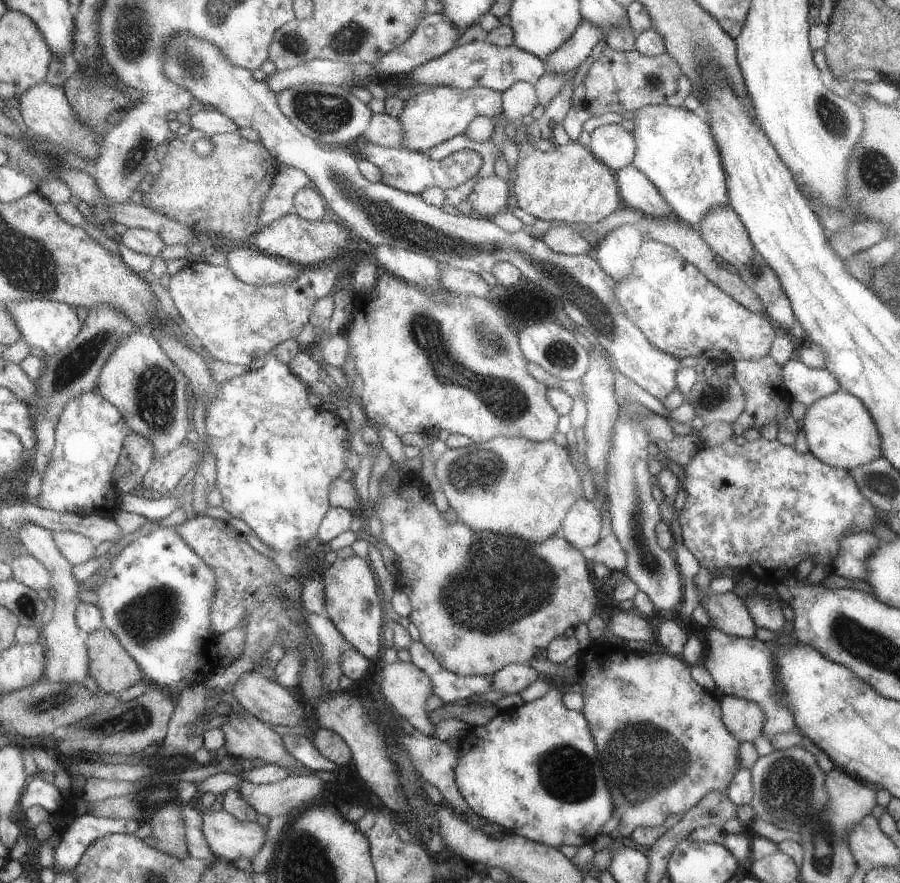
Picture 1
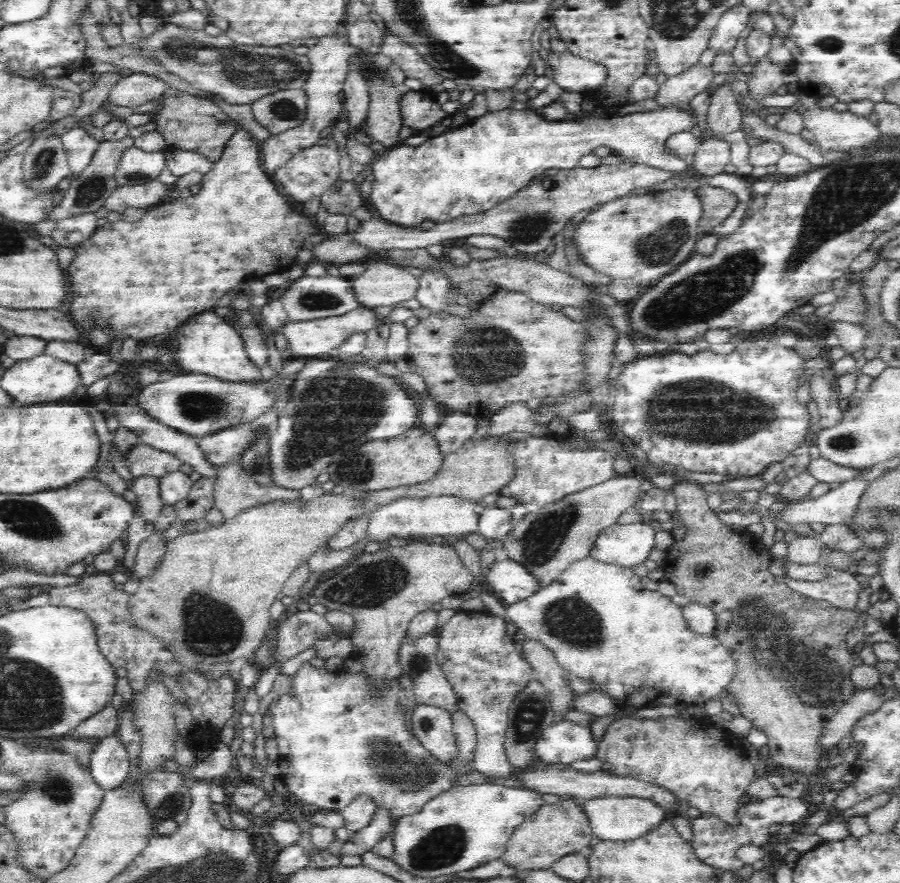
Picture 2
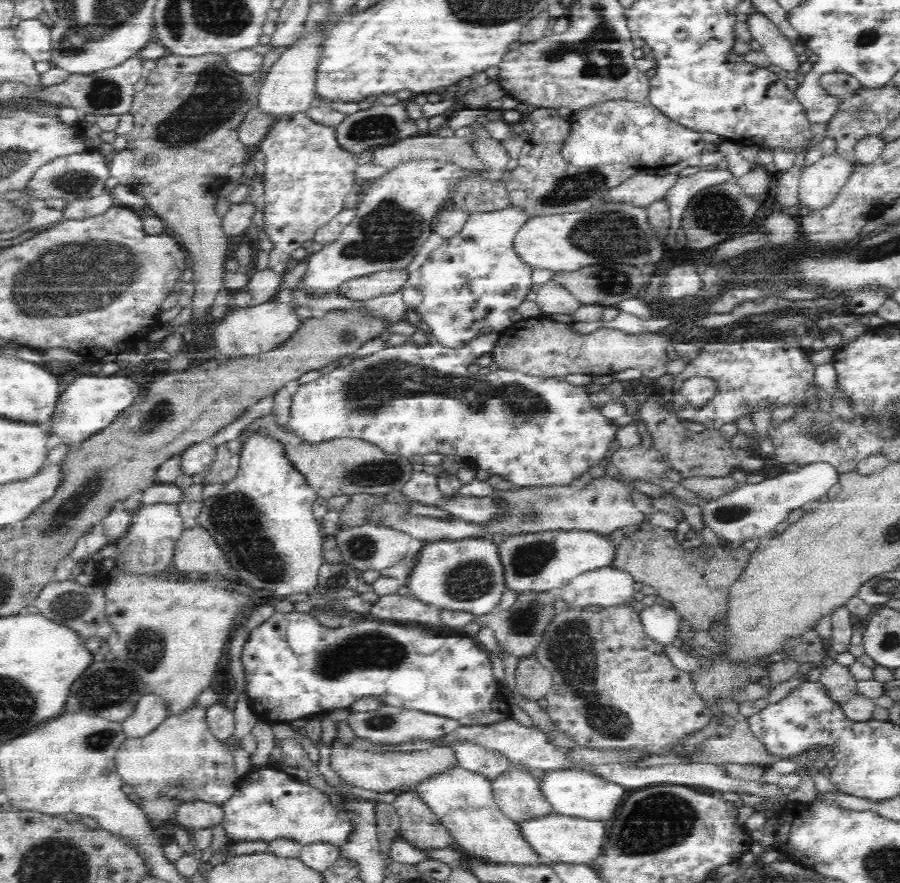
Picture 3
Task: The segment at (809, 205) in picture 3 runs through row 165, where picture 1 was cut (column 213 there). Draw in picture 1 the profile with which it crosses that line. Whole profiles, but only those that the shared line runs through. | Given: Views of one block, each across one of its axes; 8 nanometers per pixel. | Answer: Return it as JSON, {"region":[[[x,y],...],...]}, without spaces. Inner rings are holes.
{"region":[[[207,808],[206,811],[200,813],[207,844],[212,848],[212,854],[218,858],[234,863],[239,858],[243,860],[246,857],[247,860],[253,862],[268,840],[269,831],[263,824],[259,824],[259,822],[241,822],[235,816],[229,814],[225,808],[219,810]]]}

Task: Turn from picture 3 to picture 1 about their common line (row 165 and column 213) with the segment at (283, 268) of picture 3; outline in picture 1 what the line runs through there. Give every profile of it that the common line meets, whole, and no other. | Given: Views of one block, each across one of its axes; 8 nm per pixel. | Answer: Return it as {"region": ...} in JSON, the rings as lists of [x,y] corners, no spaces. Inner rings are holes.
{"region":[[[344,255],[329,263],[304,267],[301,276],[293,282],[261,286],[239,280],[226,264],[214,266],[193,258],[171,276],[167,290],[190,334],[199,339],[213,358],[249,366],[281,342],[295,339],[303,332],[319,300],[337,289],[337,278],[347,266],[349,258]]]}

